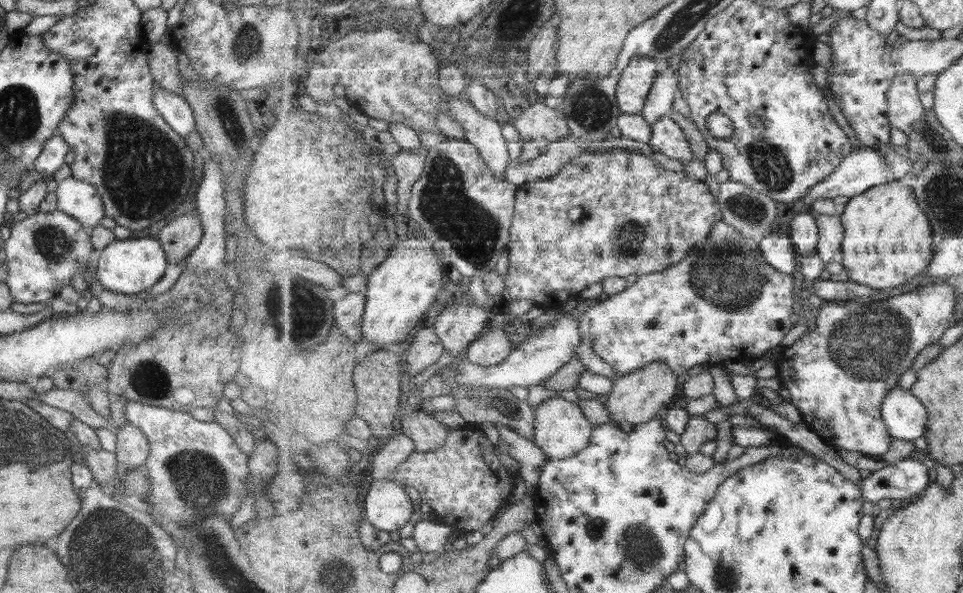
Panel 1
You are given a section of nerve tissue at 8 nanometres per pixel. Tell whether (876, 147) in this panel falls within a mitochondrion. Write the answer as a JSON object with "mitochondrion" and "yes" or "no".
{"mitochondrion":"no"}

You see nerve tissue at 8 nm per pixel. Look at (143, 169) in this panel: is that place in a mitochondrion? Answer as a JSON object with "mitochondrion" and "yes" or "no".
{"mitochondrion":"yes"}

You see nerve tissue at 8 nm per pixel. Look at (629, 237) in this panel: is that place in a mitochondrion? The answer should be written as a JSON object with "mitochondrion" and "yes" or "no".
{"mitochondrion":"yes"}

